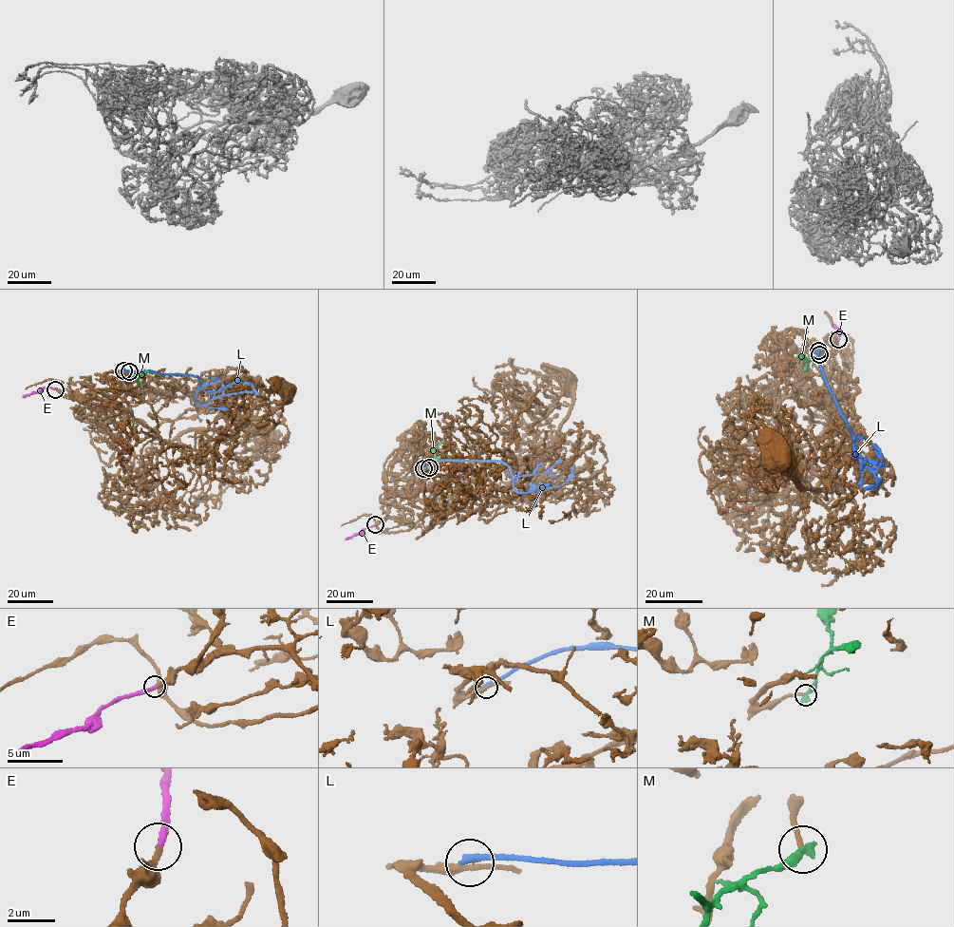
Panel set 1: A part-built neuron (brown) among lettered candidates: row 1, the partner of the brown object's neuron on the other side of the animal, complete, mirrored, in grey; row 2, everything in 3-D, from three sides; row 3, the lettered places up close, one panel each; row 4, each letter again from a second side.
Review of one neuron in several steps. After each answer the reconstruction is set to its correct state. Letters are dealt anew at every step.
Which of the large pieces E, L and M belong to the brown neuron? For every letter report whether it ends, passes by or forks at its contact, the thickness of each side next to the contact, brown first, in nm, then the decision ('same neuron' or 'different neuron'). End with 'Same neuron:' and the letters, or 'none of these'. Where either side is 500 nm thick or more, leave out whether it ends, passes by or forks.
E: it ends | 240/260 nm | same neuron
L: it ends | 260/340 nm | different neuron
M: it ends | 180/320 nm | different neuron
Same neuron: E

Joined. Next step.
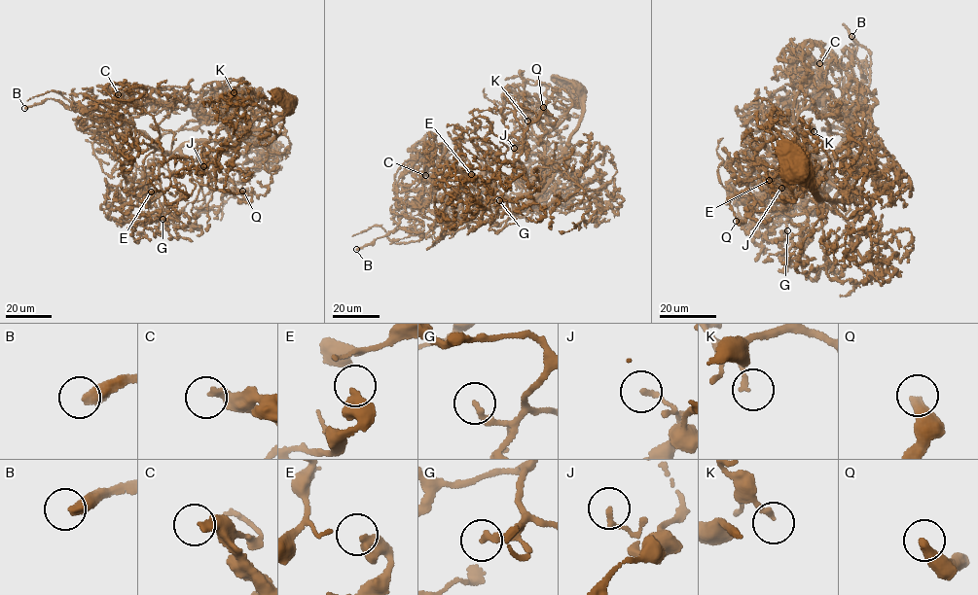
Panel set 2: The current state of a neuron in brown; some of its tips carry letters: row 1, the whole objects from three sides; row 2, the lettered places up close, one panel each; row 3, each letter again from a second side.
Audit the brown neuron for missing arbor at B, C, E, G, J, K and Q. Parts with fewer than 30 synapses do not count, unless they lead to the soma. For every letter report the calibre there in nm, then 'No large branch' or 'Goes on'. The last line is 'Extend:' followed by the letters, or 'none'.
B: Thickness 400 nm. Goes on
C: Thickness 280 nm. Goes on
E: Thickness 340 nm. No large branch
G: Thickness 260 nm. No large branch
J: Thickness 170 nm. No large branch
K: Thickness 180 nm. No large branch
Q: Thickness 400 nm. Goes on
Extend: B, C, Q

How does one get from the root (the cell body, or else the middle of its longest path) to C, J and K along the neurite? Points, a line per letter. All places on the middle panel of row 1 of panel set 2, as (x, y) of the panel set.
C: (577, 87), (583, 114), (549, 180), (524, 209), (515, 210), (466, 171), (450, 171), (440, 184), (425, 175)
J: (577, 87), (576, 102), (543, 139), (545, 178), (535, 191), (522, 144), (508, 136), (514, 148)
K: (577, 87), (573, 93), (576, 102), (567, 107), (554, 128), (544, 137), (528, 132), (520, 113), (527, 121)

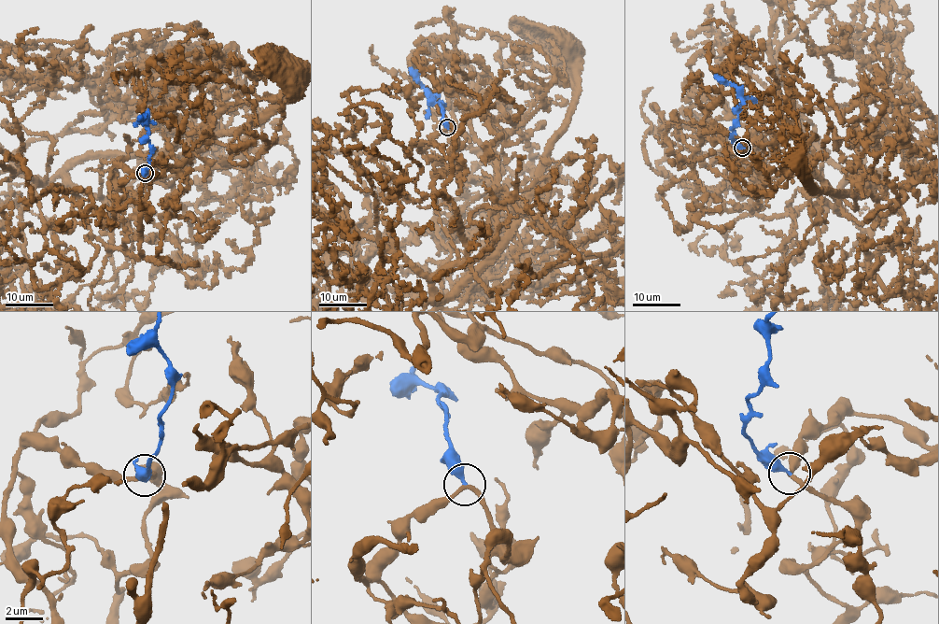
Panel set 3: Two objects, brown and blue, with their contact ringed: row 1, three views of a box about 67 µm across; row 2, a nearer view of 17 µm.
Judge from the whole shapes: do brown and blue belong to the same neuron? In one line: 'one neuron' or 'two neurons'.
one neuron

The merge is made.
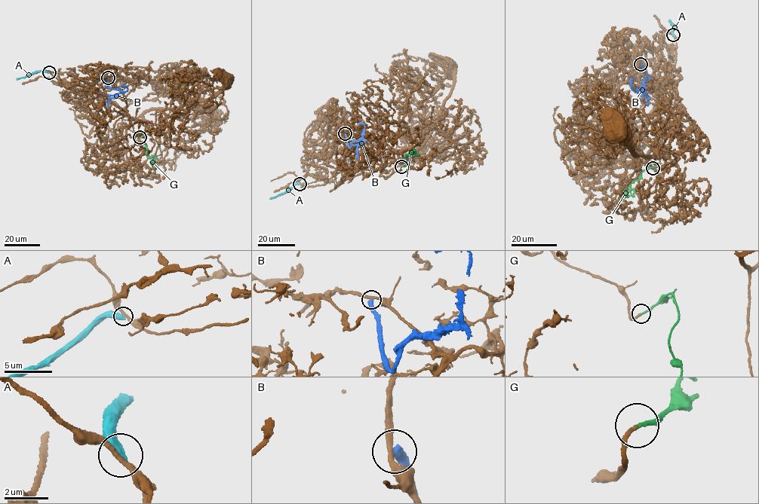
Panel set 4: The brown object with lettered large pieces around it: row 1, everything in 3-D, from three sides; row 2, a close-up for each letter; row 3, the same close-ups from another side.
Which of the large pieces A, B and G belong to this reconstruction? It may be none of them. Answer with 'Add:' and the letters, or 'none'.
Add: G

